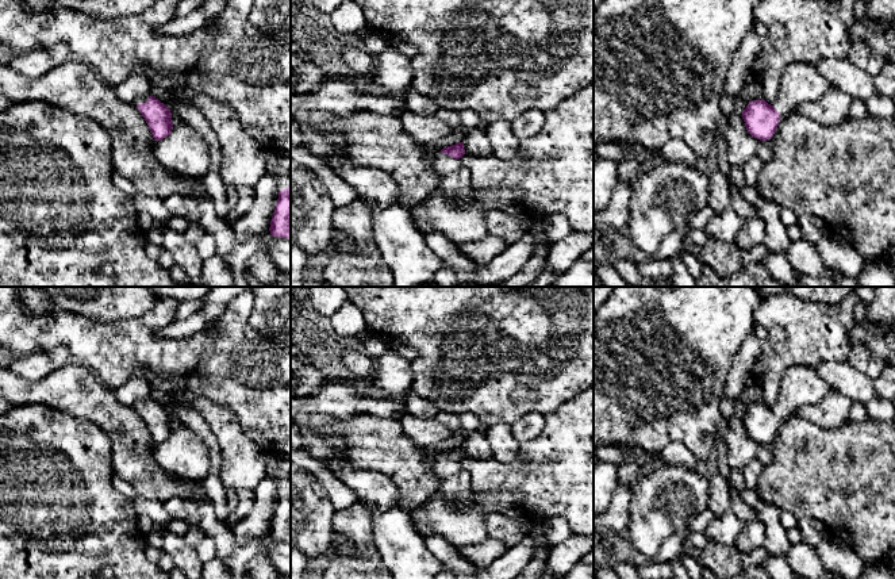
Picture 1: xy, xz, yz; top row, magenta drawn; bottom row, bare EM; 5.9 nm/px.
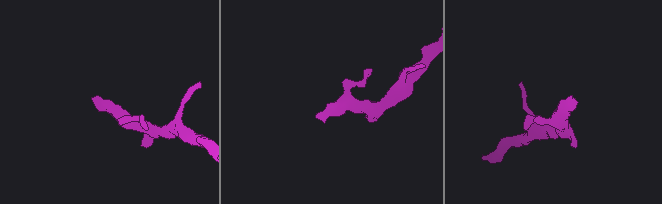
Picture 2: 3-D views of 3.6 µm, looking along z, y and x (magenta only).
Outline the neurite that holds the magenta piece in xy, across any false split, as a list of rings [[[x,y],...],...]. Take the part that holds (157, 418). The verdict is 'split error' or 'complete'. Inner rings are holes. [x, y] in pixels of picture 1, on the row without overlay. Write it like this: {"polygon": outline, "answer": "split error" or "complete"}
{"polygon": [[[147,399],[137,402],[134,407],[145,421],[155,444],[161,444],[170,438],[173,432],[172,417],[164,406],[154,399]]], "answer": "split error"}

